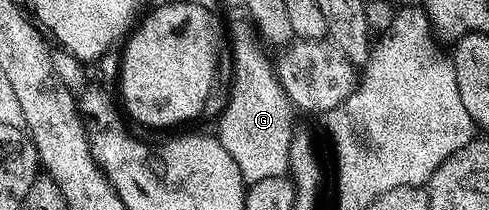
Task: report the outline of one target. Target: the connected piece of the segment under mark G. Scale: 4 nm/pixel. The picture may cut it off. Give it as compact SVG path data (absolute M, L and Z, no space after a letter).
M253 27L242 28L234 36L234 85L230 101L218 120L218 141L232 154L247 185L264 178L285 176L290 164L290 111L292 105L278 80L275 65L262 53L263 45Z

